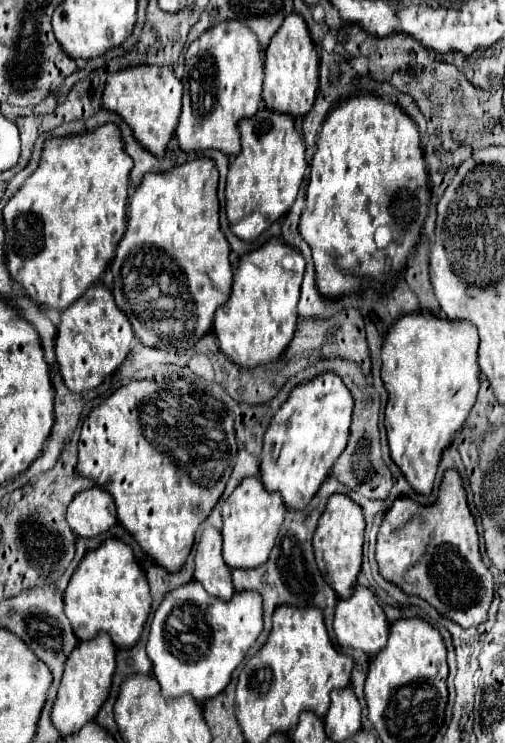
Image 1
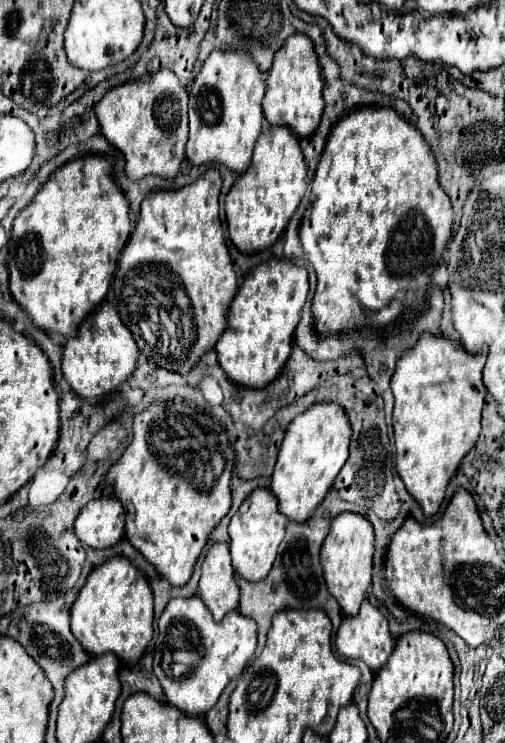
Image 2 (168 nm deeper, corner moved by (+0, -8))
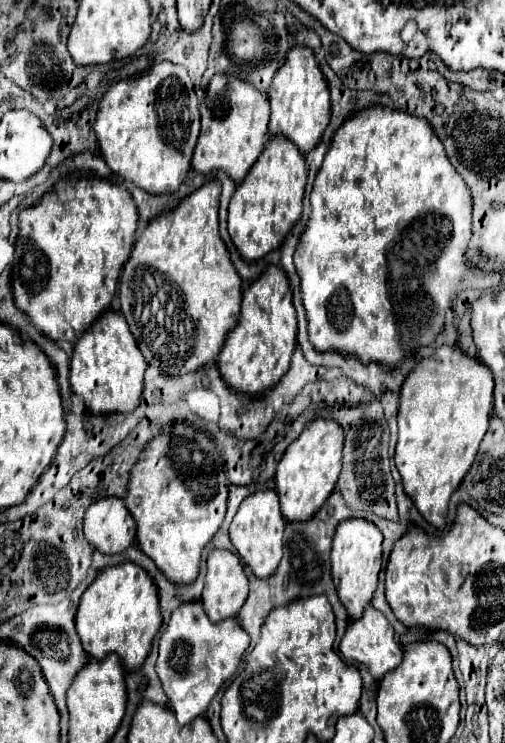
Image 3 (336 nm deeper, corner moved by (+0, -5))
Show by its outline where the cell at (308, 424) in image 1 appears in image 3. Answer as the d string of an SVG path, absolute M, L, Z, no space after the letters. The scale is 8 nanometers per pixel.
M318 418L288 446L276 472L276 492L280 496L280 510L288 522L306 522L322 508L332 494L342 470L344 432L334 420Z

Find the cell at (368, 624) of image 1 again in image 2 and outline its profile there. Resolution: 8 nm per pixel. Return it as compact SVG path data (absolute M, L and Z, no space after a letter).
M362 601L358 615L354 615L354 617L346 615L344 617L344 623L338 629L338 635L336 635L334 645L336 645L336 651L340 655L362 659L372 671L378 671L388 661L388 657L390 657L390 653L394 649L394 639L390 635L386 617L370 601Z

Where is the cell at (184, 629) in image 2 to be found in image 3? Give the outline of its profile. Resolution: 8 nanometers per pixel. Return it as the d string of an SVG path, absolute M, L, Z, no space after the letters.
M200 602L182 604L172 612L170 624L160 638L160 656L156 662L156 672L162 680L164 692L170 698L170 706L180 724L188 724L196 716L206 714L220 686L236 672L248 644L250 636L240 630L236 618L228 618L214 624L208 620Z

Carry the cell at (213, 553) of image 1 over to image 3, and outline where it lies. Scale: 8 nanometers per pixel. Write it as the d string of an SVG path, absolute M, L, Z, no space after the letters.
M230 550L208 554L208 574L202 592L202 606L210 620L236 618L248 598L248 578L238 556Z

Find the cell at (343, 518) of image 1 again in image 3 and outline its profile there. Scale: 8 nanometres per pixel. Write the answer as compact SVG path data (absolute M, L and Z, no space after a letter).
M348 518L340 522L336 528L336 542L332 546L332 572L340 602L344 604L352 620L358 620L364 614L364 608L370 604L378 586L380 570L382 570L382 532L364 518Z

